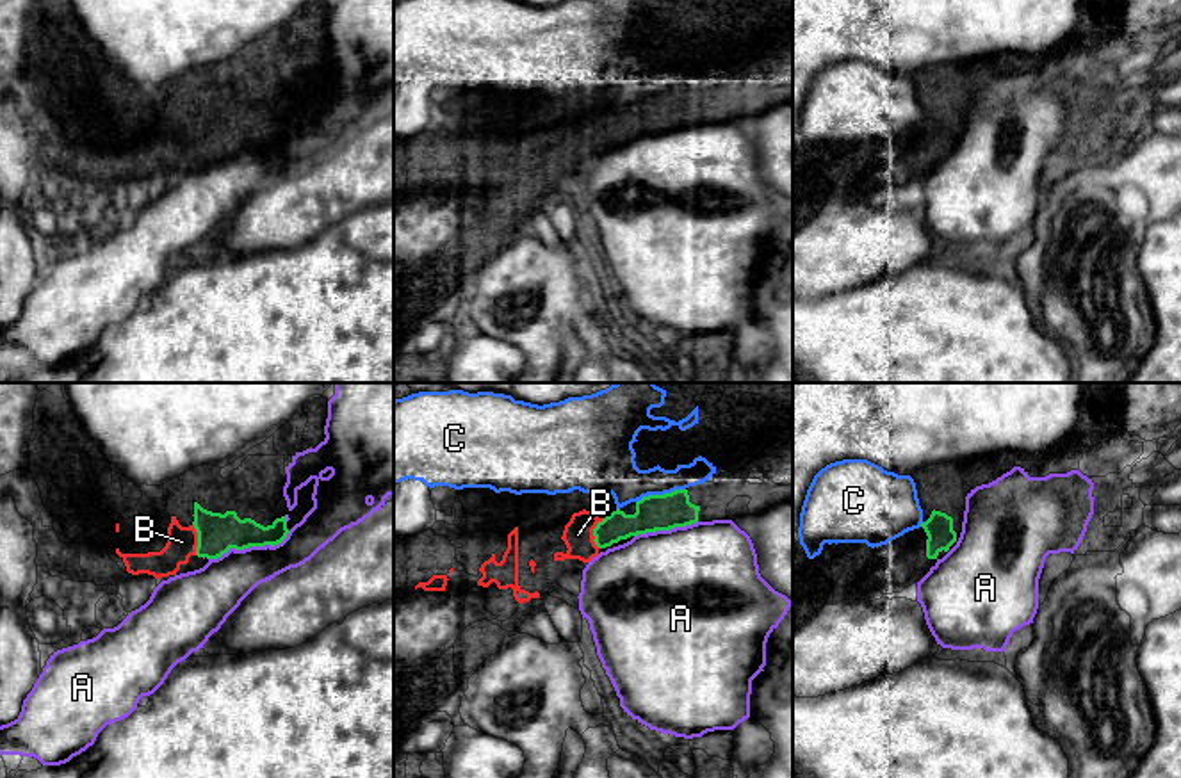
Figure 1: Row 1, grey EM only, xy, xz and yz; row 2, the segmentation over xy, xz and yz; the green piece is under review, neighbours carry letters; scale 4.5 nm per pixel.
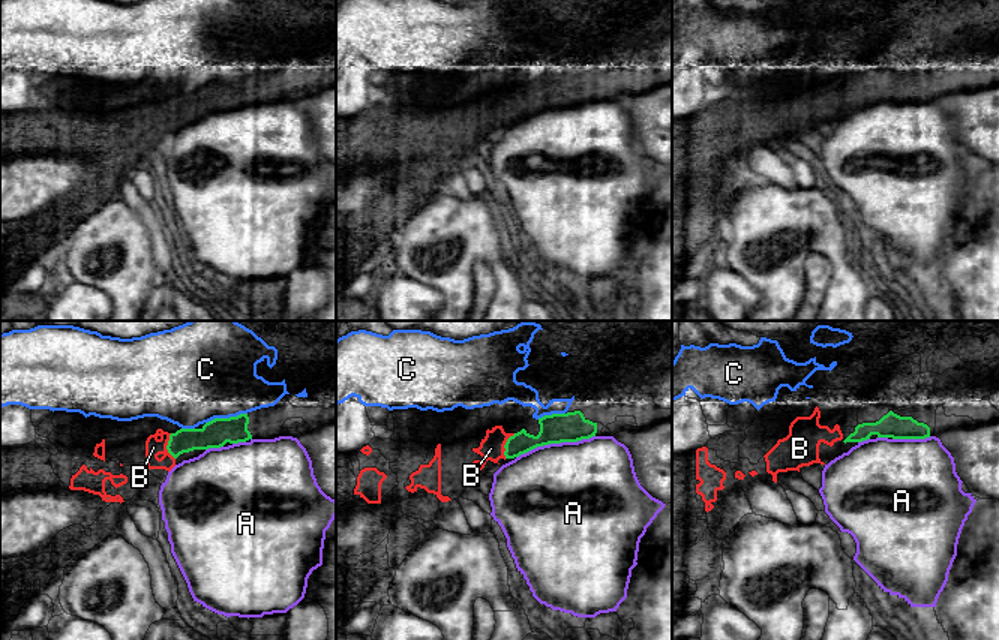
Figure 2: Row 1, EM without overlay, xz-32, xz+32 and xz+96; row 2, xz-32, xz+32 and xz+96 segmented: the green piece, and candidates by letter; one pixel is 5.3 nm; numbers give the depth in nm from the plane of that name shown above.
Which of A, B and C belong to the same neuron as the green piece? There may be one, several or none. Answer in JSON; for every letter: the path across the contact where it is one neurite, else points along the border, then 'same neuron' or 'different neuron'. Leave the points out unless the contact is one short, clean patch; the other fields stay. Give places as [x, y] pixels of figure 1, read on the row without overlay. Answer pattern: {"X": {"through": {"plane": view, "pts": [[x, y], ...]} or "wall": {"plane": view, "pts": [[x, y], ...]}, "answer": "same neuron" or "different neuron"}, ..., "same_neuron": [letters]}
{"A": {"wall": {"plane": "xy", "pts": [[289, 132], [273, 146], [228, 150], [209, 161]]}, "answer": "different neuron"}, "B": {"answer": "same neuron"}, "C": {"answer": "different neuron"}, "same_neuron": ["B"]}

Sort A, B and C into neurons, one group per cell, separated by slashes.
A / B / C

